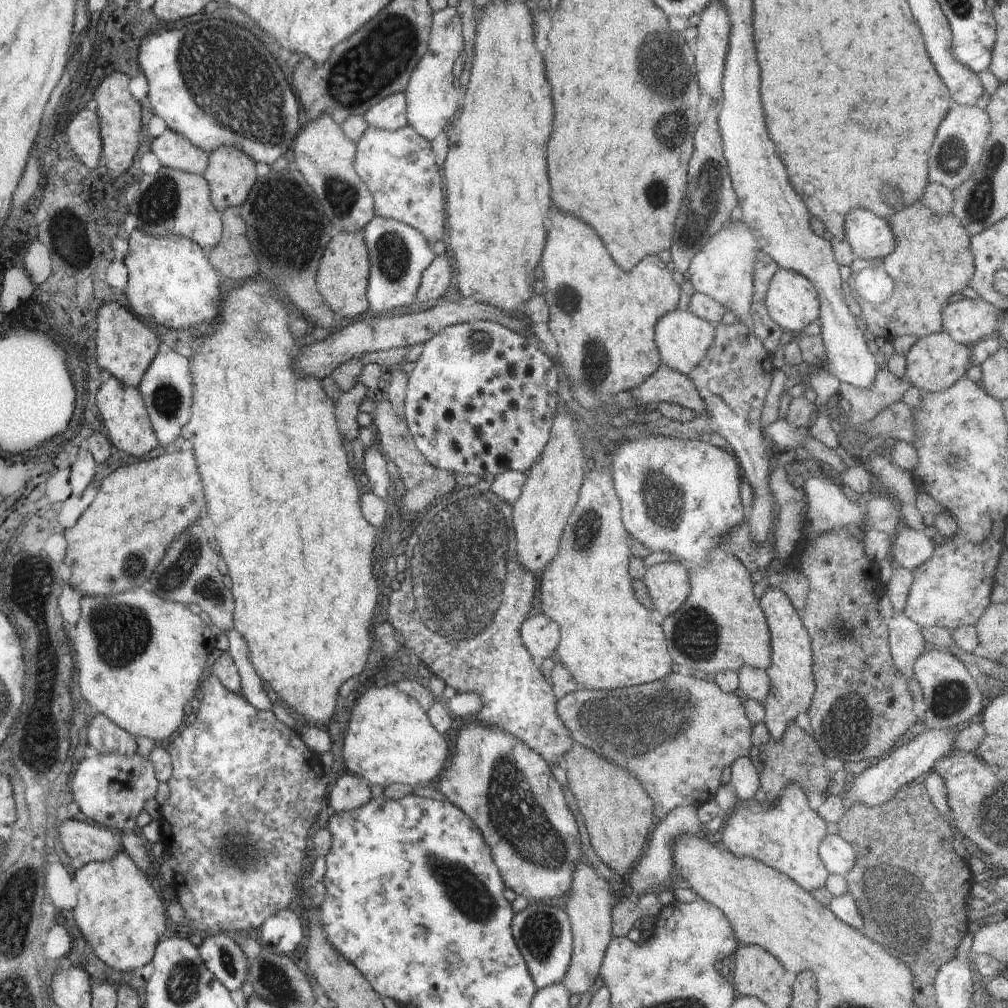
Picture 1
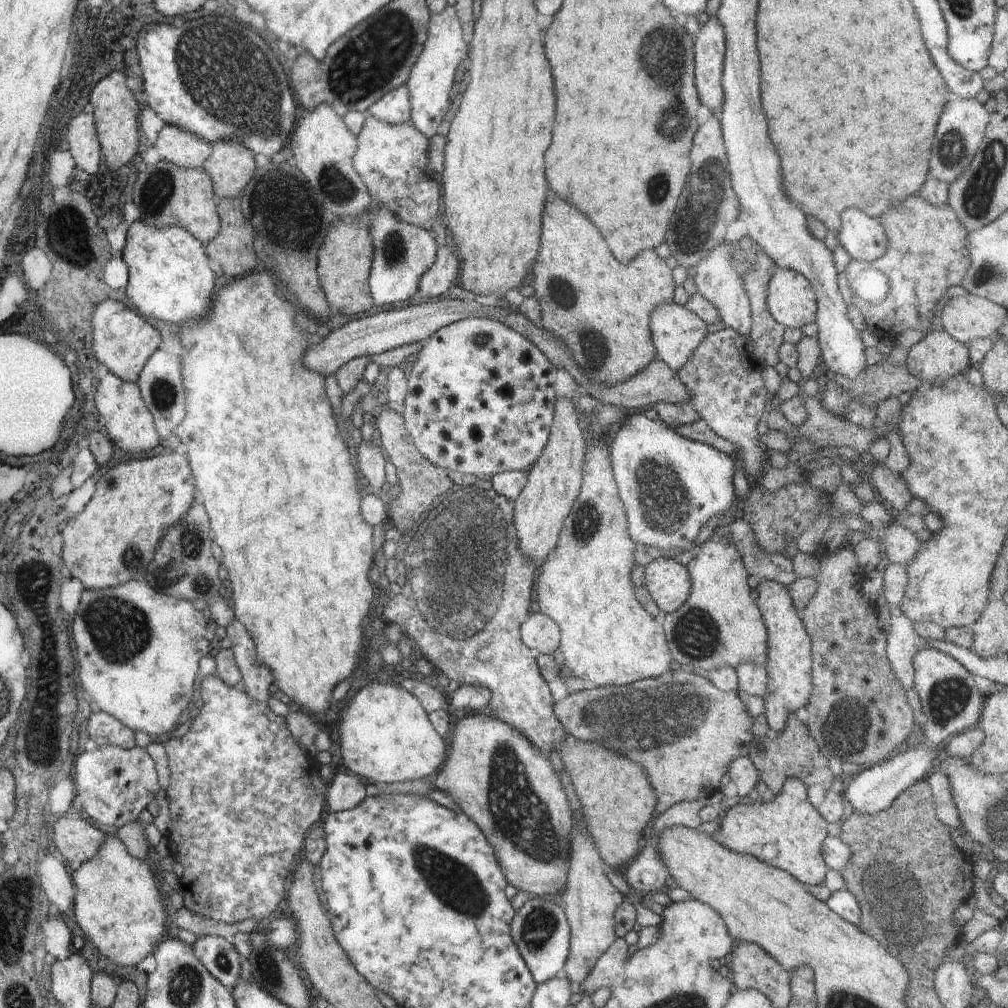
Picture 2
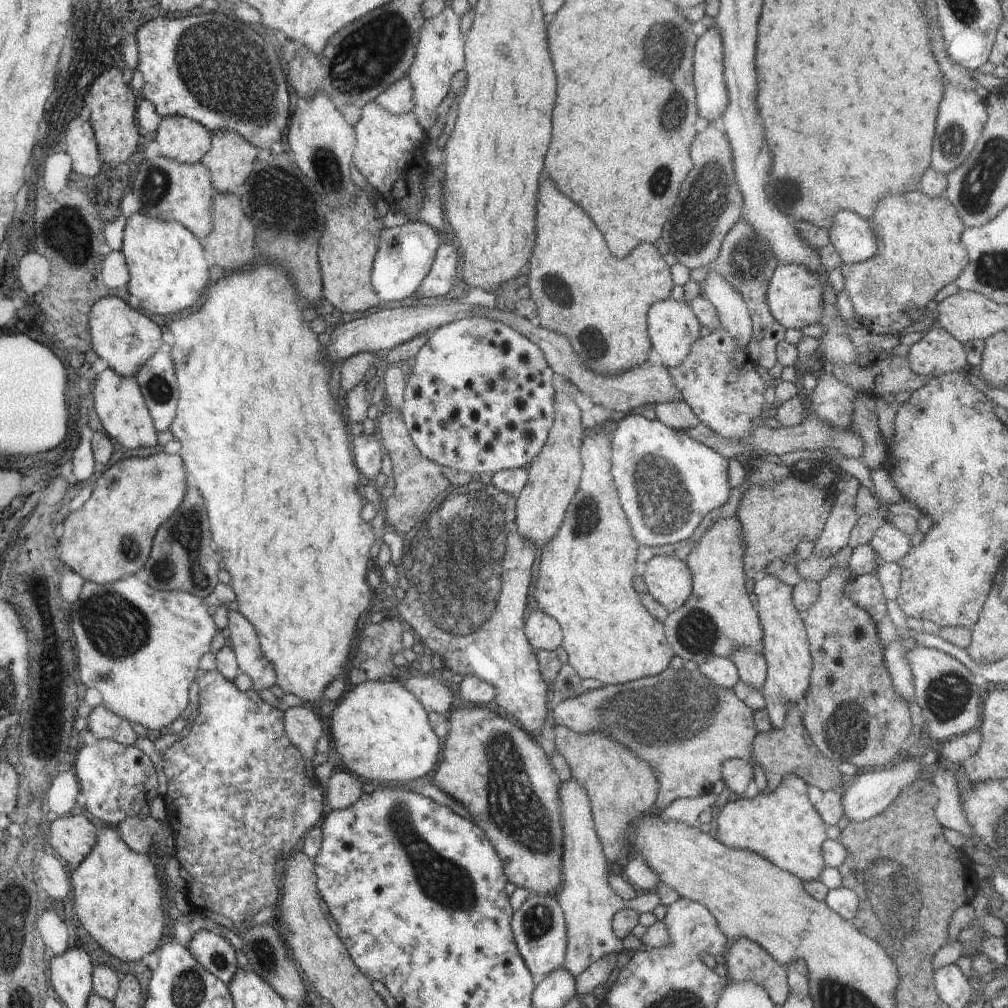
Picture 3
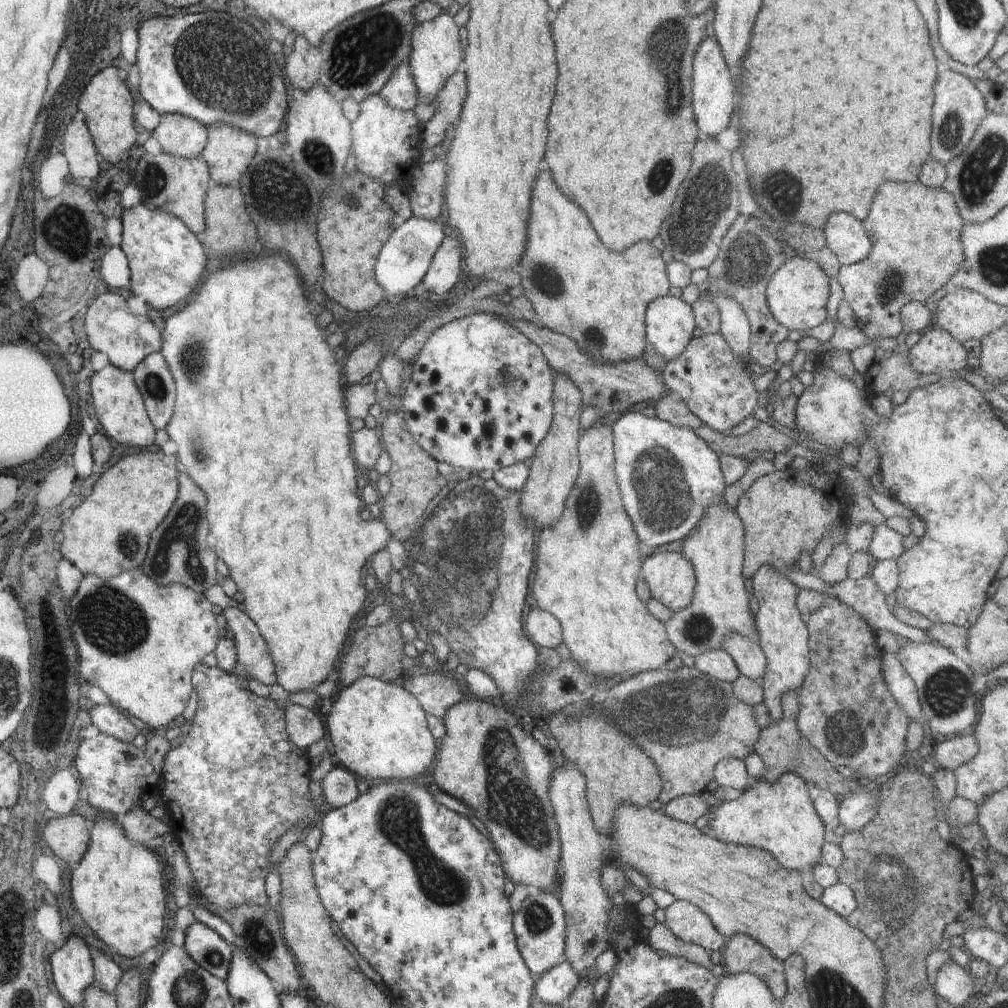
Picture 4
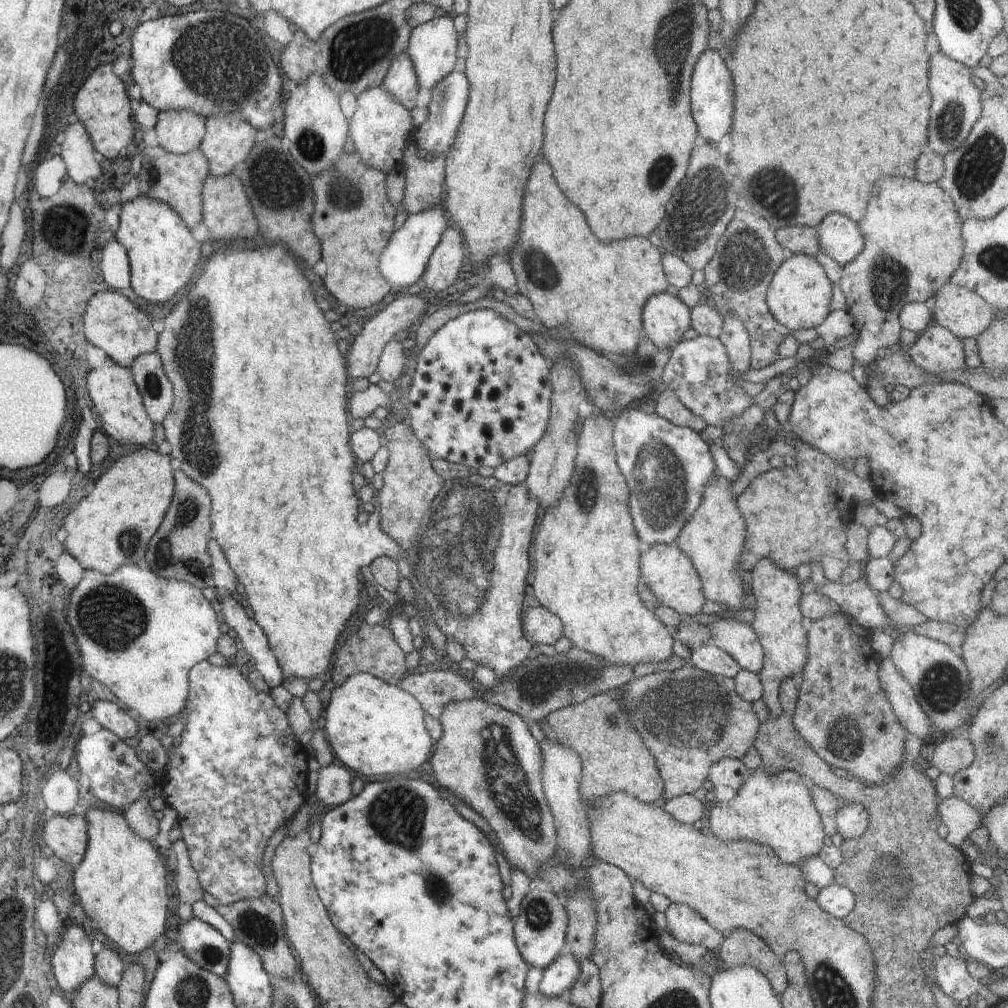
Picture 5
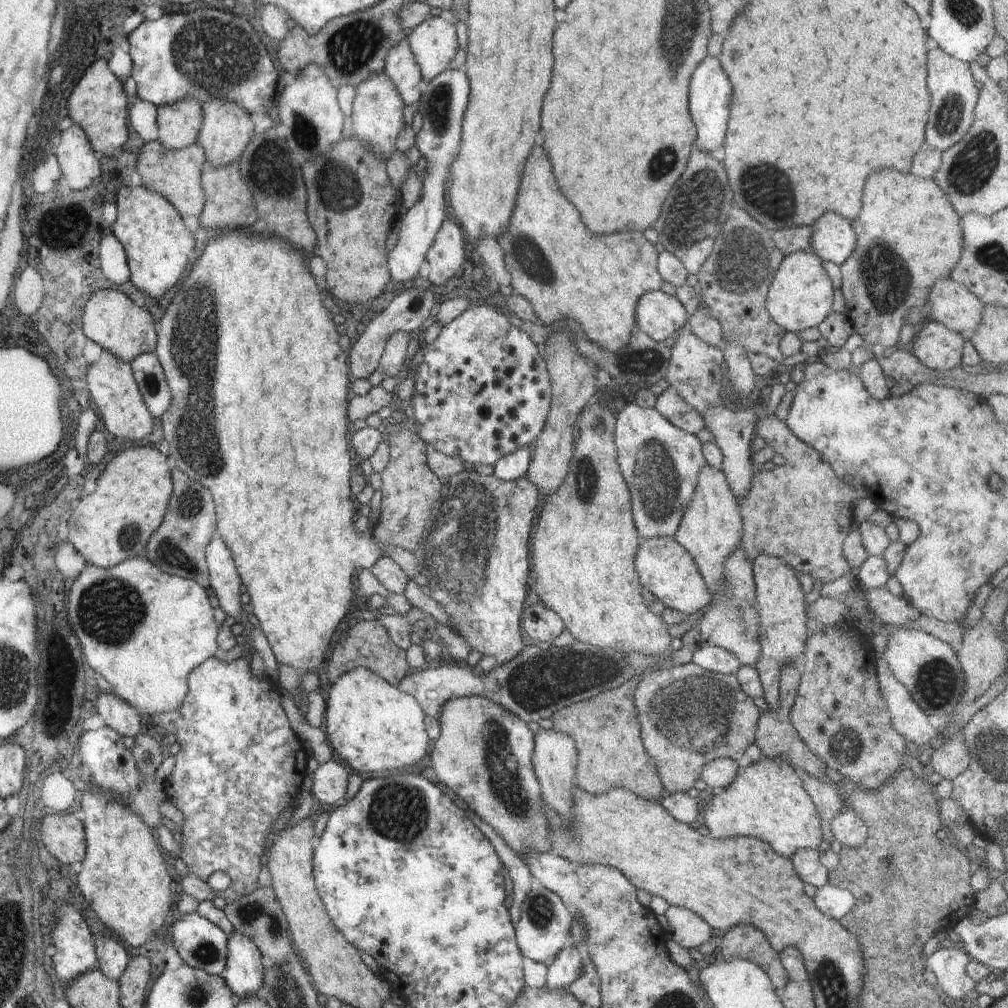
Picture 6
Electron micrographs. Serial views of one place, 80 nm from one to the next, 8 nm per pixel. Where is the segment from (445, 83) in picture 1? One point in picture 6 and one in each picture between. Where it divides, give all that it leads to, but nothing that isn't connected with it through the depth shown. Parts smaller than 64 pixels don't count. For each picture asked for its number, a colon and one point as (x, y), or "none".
2: (445, 49)
3: (440, 53)
4: (436, 53)
5: (432, 47)
6: (434, 43)

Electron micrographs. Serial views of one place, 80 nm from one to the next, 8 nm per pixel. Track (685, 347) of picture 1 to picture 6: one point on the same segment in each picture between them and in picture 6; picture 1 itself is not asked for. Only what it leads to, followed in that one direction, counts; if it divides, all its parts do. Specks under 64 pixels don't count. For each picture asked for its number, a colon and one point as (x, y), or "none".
2: (676, 332)
3: (672, 325)
4: (669, 322)
5: (666, 320)
6: (658, 314)

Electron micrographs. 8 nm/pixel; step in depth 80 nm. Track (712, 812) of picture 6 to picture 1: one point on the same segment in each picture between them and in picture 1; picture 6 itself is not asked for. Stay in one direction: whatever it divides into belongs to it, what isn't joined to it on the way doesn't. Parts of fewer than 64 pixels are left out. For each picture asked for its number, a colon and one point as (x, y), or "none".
1: (786, 835)
2: (788, 832)
3: (783, 825)
4: (779, 817)
5: (776, 810)

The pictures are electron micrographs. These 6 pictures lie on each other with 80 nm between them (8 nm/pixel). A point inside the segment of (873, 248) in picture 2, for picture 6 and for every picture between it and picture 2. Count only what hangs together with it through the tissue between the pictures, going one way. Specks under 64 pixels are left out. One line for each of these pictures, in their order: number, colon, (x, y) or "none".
3: (855, 242)
4: (844, 235)
5: (839, 237)
6: (832, 239)

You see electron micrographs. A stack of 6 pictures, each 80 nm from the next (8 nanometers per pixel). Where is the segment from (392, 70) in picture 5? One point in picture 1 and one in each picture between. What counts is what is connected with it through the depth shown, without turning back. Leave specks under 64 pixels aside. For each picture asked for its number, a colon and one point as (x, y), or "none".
1: (390, 113)
2: (394, 107)
3: (398, 98)
4: (400, 91)

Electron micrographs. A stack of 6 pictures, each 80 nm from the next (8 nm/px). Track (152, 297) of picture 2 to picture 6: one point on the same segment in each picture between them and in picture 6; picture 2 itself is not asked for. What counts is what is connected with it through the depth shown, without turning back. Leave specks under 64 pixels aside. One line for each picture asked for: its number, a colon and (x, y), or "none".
3: (168, 272)
4: (166, 260)
5: (163, 254)
6: (158, 246)

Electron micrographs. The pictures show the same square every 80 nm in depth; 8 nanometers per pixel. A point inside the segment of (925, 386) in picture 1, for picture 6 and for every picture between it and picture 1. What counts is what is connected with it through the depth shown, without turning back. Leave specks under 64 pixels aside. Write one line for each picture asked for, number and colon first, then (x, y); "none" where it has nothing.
2: (938, 357)
3: (937, 352)
4: (937, 352)
5: (936, 350)
6: (935, 346)

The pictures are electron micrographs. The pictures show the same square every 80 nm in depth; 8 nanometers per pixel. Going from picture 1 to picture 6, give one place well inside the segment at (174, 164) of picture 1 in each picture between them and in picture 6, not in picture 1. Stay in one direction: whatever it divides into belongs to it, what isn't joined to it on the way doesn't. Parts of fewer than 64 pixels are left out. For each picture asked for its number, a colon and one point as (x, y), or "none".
2: (176, 145)
3: (181, 139)
4: (179, 135)
5: (179, 131)
6: (179, 123)

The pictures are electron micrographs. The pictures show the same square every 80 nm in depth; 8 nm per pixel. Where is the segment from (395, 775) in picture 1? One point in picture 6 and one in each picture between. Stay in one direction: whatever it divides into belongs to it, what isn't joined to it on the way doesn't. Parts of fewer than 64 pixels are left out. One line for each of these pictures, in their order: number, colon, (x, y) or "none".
2: (385, 735)
3: (382, 733)
4: (377, 729)
5: (374, 728)
6: (373, 726)

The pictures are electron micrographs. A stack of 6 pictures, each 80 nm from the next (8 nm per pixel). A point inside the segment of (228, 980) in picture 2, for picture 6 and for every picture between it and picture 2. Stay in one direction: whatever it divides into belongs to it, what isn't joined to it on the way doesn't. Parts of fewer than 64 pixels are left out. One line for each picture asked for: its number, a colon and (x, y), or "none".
3: (211, 950)
4: (206, 947)
5: (203, 944)
6: (202, 945)

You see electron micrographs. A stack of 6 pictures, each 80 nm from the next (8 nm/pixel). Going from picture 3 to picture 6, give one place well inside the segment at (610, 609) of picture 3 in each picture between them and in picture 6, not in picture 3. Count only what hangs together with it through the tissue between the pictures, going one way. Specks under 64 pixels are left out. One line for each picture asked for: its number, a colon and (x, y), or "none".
4: (588, 564)
5: (586, 554)
6: (583, 551)

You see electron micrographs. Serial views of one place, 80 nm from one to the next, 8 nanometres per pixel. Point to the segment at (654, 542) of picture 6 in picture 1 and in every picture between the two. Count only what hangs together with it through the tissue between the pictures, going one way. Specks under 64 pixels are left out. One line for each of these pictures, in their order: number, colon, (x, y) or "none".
1: (667, 584)
2: (668, 583)
3: (668, 578)
4: (670, 577)
5: (668, 572)

